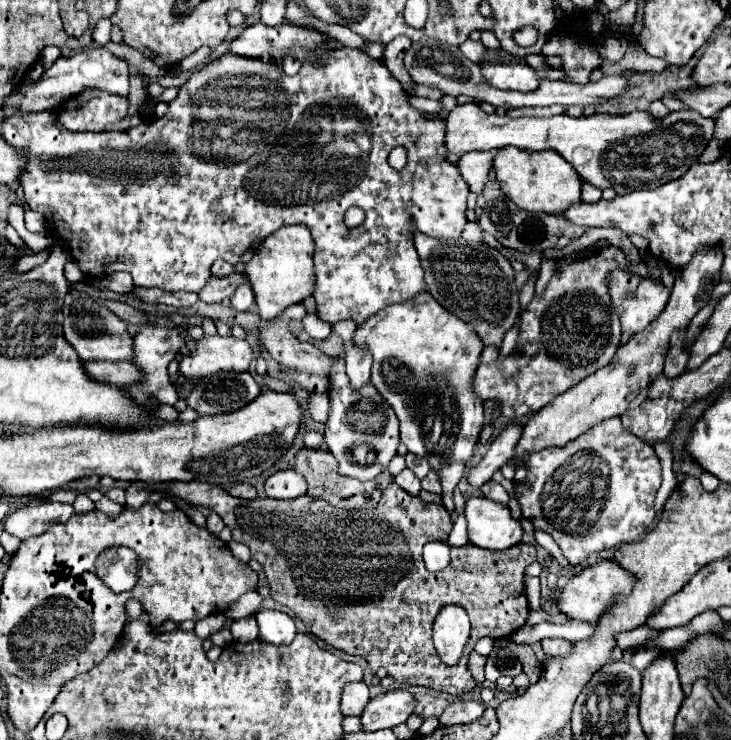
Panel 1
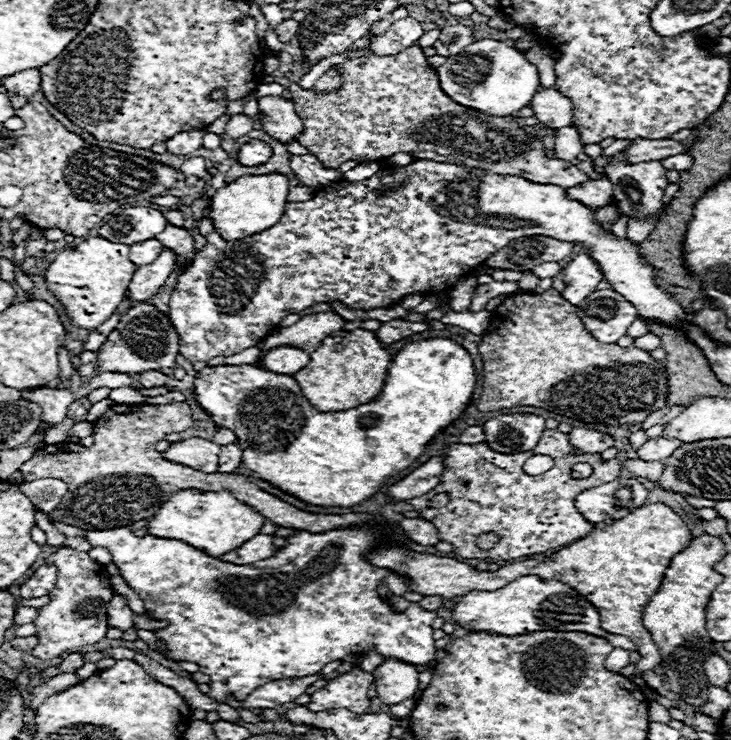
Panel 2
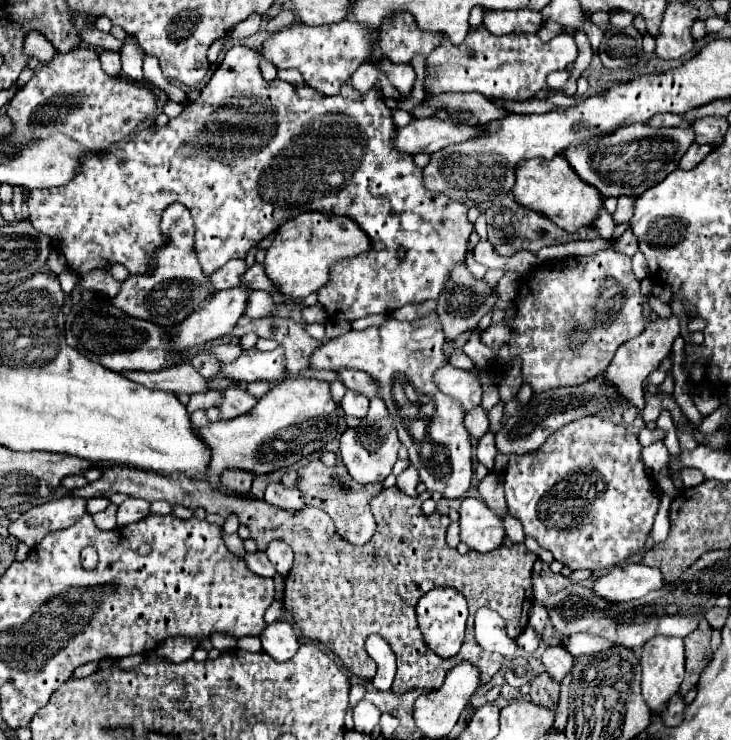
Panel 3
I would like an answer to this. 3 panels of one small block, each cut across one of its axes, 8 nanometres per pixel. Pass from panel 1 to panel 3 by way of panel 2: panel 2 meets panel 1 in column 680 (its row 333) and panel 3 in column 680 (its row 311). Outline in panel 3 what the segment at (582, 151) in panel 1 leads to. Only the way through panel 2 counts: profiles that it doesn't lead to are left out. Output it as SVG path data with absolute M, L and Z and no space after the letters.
M632 124L618 128L602 140L590 140L582 148L568 148L564 152L570 166L582 180L596 186L604 198L608 196L640 196L654 184L662 182L672 170L676 170L678 160L684 156L688 146L694 142L690 128L660 128L654 130L648 124Z

